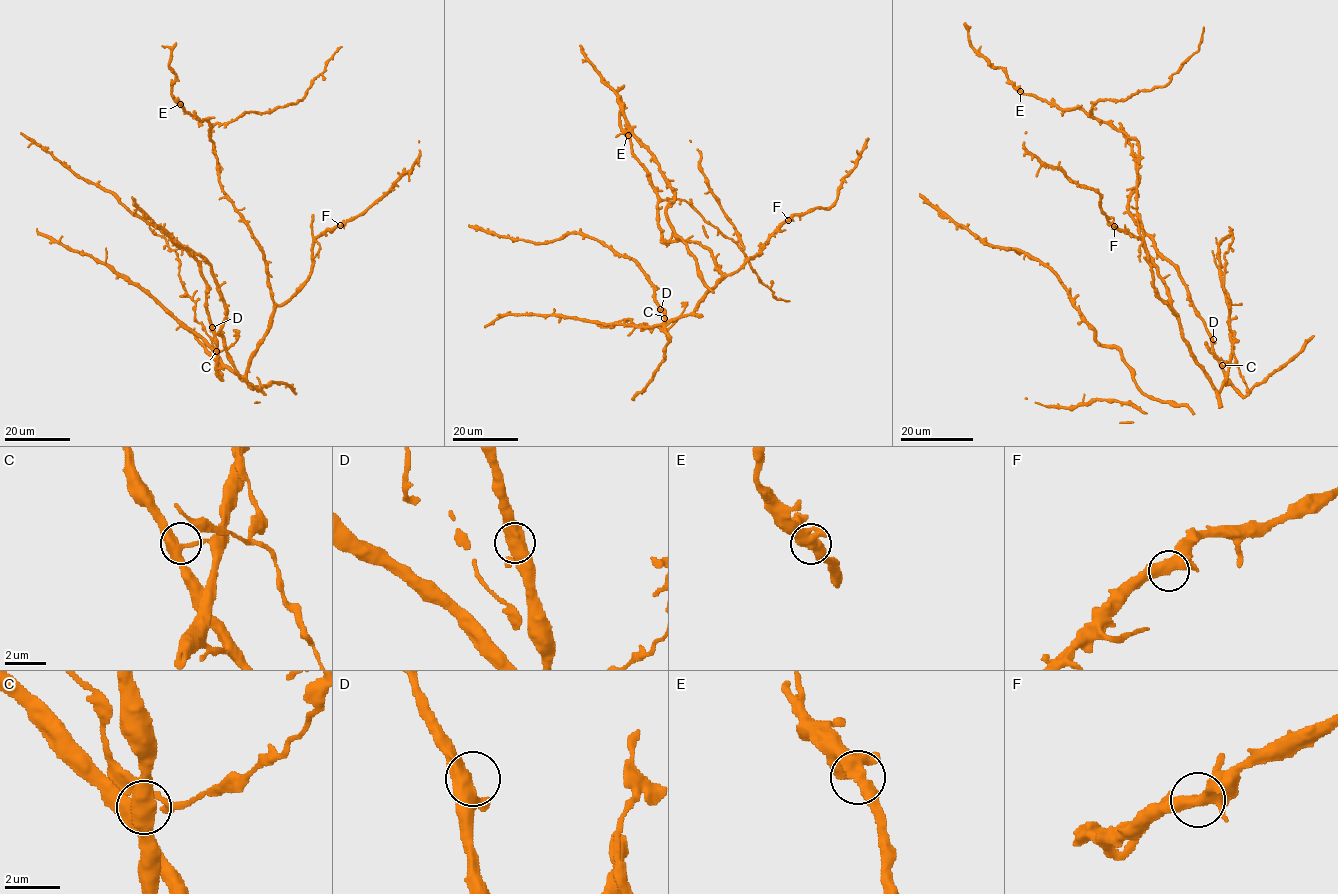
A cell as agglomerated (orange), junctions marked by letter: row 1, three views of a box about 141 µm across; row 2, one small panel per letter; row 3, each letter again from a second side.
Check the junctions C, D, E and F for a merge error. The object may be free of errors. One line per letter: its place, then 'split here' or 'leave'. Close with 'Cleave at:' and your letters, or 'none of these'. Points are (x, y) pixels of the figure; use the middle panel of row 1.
C: at (664, 318); leave
D: at (660, 309); leave
E: at (628, 135); leave
F: at (788, 220); leave
Cleave at: none of these

